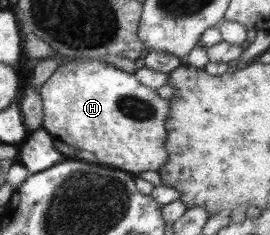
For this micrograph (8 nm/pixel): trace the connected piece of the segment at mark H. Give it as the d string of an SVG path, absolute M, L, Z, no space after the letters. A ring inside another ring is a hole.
M95 59L73 60L58 66L40 87L40 97L43 99L43 125L57 145L63 148L65 144L87 150L97 156L103 165L119 169L126 173L147 172L160 168L168 160L165 144L168 138L166 120L168 118L169 102L141 83L134 73L121 72L109 62Z

